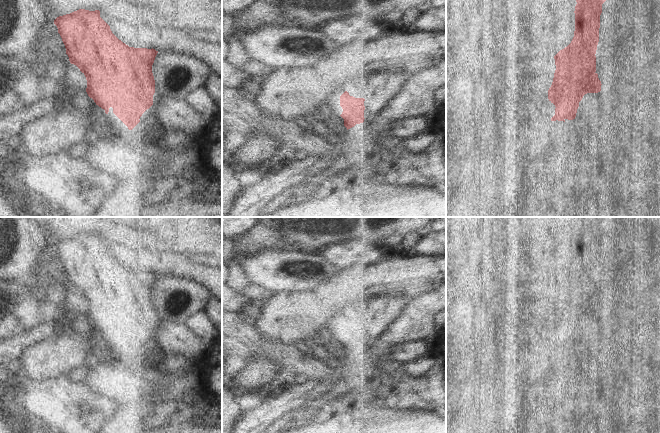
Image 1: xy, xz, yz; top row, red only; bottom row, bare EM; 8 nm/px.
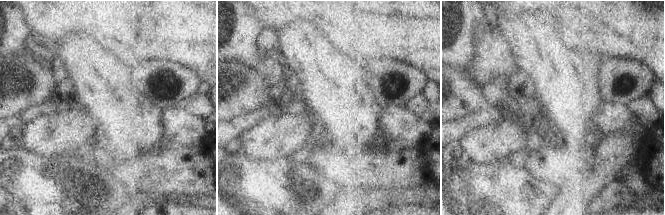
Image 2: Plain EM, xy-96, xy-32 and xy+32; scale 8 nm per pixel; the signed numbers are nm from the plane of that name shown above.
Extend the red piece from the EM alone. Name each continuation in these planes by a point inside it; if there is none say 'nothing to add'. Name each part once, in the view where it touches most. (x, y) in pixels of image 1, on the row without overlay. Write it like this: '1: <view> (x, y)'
1: xy (149, 337)

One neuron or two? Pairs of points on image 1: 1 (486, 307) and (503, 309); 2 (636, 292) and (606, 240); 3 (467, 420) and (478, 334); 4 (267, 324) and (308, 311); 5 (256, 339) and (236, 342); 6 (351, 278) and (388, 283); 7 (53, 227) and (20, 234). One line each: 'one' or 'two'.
1: two
2: one
3: one
4: one
5: one
6: two
7: two

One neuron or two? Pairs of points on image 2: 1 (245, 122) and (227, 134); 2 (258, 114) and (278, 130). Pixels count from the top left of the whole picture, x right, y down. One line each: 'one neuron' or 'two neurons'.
1: one neuron
2: two neurons

